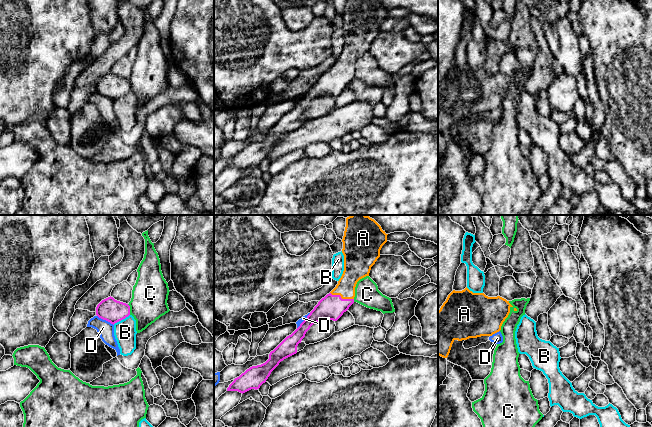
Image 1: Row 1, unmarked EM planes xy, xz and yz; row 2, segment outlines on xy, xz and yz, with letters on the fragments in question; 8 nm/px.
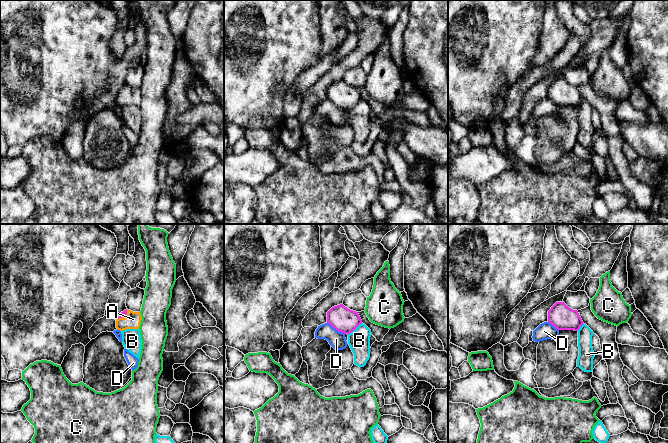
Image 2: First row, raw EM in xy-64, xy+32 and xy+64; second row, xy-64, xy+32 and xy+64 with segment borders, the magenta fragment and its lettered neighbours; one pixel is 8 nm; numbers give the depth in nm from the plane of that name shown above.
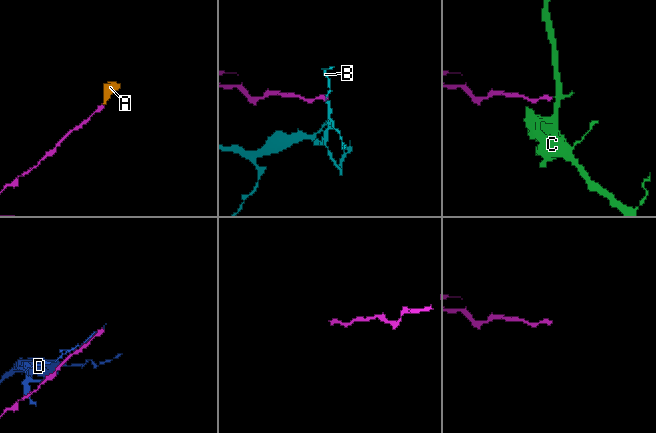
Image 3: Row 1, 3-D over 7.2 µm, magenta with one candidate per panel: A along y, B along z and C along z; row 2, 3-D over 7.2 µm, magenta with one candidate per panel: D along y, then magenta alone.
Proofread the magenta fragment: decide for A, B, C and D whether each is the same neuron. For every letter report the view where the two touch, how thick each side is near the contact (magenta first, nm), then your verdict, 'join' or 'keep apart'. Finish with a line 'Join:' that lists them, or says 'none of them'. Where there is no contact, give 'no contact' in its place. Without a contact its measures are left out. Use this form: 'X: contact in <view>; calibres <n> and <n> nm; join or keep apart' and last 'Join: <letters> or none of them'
A: contact in xz; calibres 200 and 170 nm; join
B: contact in xy; calibres 190 and 180 nm; keep apart
C: contact in xy; calibres 190 and 280 nm; keep apart
D: contact in xy; calibres 190 and 130 nm; keep apart
Join: A

